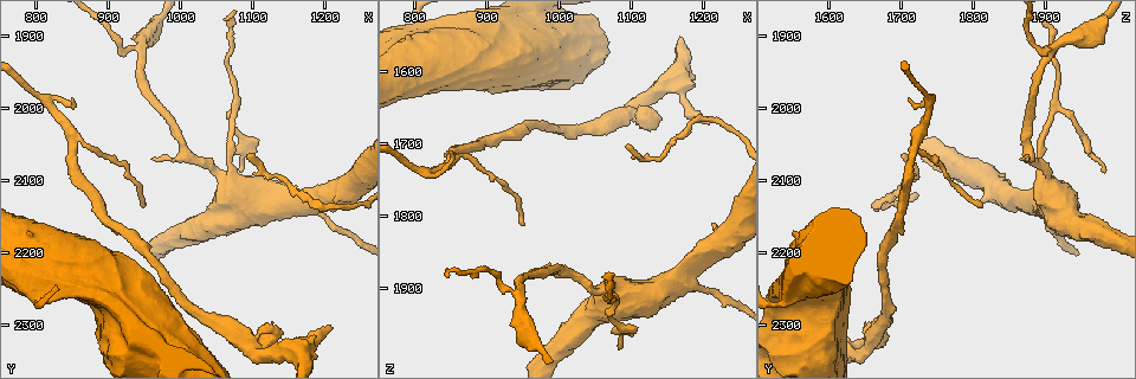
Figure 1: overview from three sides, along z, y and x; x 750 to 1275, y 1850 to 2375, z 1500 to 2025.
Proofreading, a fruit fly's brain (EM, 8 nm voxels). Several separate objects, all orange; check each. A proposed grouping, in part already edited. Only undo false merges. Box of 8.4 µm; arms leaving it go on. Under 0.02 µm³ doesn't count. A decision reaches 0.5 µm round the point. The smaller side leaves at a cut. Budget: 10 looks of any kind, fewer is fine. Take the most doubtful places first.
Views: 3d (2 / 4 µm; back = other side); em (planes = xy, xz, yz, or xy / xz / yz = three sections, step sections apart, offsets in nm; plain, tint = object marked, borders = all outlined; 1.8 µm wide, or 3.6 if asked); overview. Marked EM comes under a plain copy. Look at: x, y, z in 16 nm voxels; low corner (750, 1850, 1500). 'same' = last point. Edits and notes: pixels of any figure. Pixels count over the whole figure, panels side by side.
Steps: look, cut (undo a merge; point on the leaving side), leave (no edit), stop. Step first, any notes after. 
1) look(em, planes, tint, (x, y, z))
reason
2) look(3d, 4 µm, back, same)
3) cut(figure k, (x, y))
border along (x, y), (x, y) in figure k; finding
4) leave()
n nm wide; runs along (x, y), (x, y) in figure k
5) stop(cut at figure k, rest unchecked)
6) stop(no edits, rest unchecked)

look(3d, 4 µm, (1070, 2115, 1905))
sudden change in width

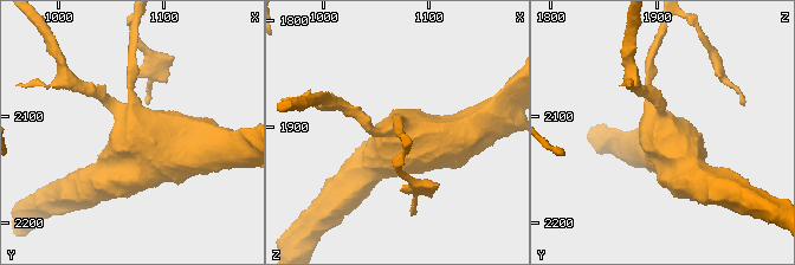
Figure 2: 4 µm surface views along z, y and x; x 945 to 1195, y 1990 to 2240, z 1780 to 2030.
look(em, 3.6 µm, xy, step 8, tint, (1068, 2112, 1906))

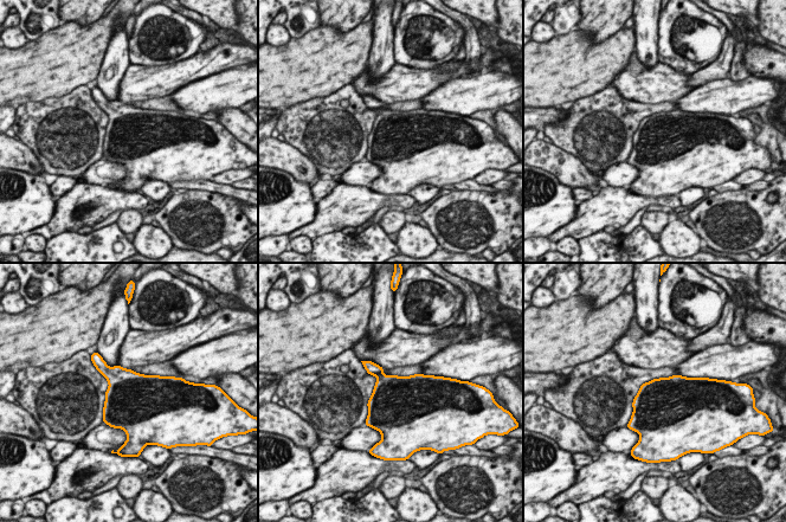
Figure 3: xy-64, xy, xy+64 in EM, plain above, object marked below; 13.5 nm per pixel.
look(em, 3.6 µm, planes, tint, same)
cut it another way

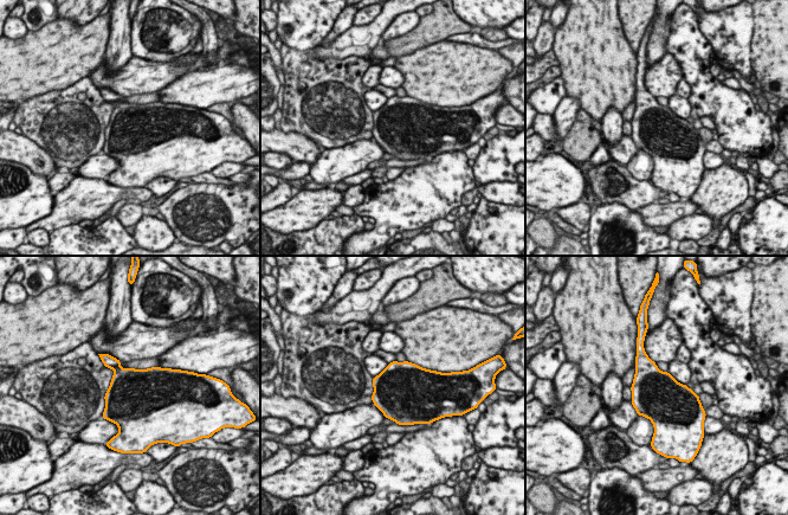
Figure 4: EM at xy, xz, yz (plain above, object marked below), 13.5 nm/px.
leave()
continuous, no second neuron

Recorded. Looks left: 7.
look(em, yz, step 16, tint, (1075, 1995, 1910))
a fork

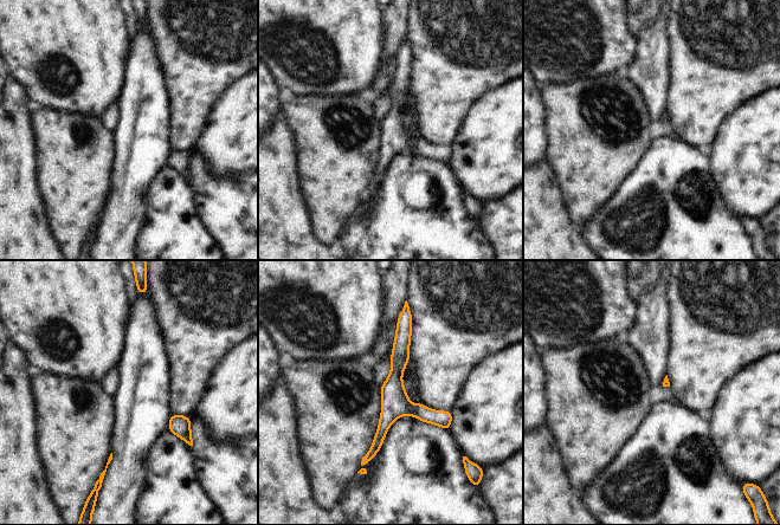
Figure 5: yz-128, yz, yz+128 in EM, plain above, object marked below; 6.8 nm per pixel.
look(em, planes, tint, same)

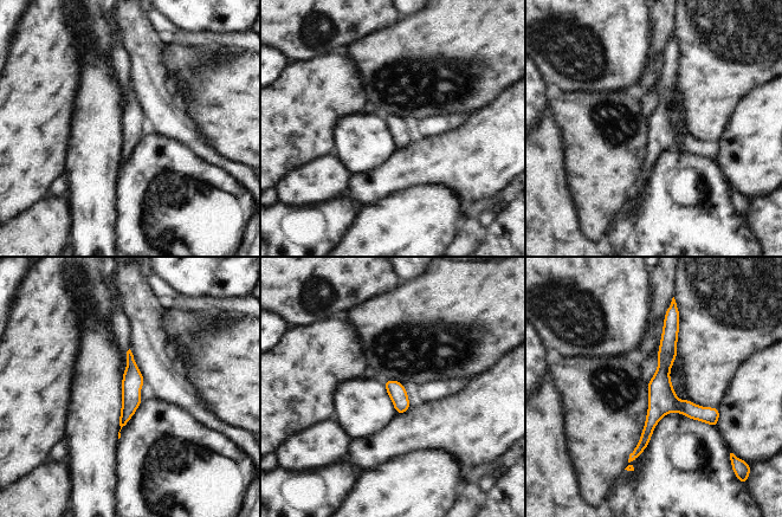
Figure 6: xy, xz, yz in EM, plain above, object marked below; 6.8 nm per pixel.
leave()
runs along (671, 320), (660, 402), (633, 456) in figure 6; one neuron here

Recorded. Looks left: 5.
look(em, xy, step 8, tint, (1180, 2135, 1895))
thin neck

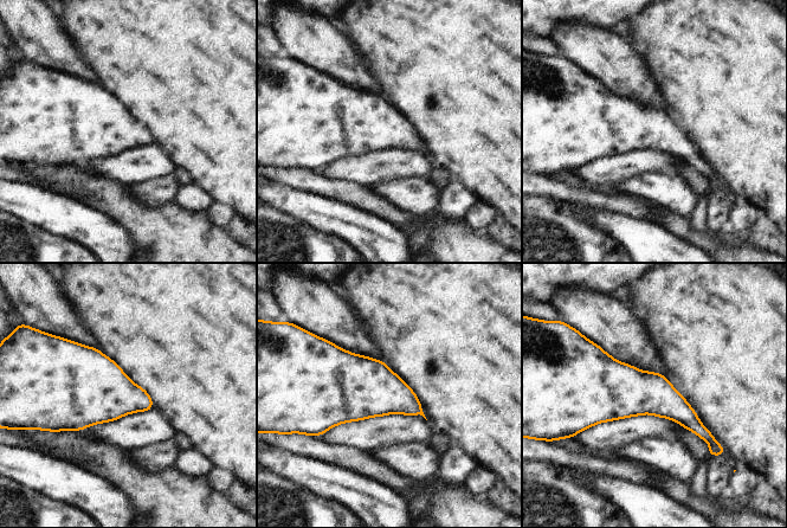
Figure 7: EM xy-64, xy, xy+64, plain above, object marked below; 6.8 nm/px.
leave()
320 nm wide; all the same neuron

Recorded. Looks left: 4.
look(em, planes, tint, (855, 2055, 1715))
branch point

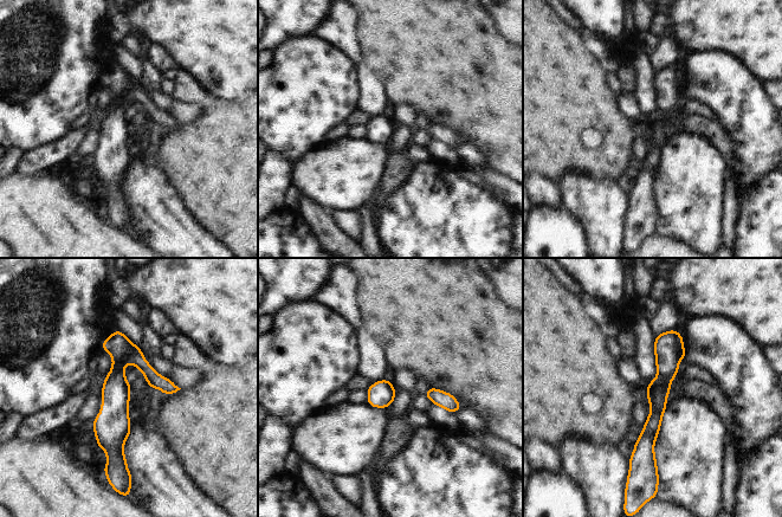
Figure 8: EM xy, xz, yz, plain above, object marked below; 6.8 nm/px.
leave()
runs along (673, 333), (648, 435), (650, 461) in figure 8; continuous, no second neuron

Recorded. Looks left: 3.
stop(no edits, rest unchecked)

